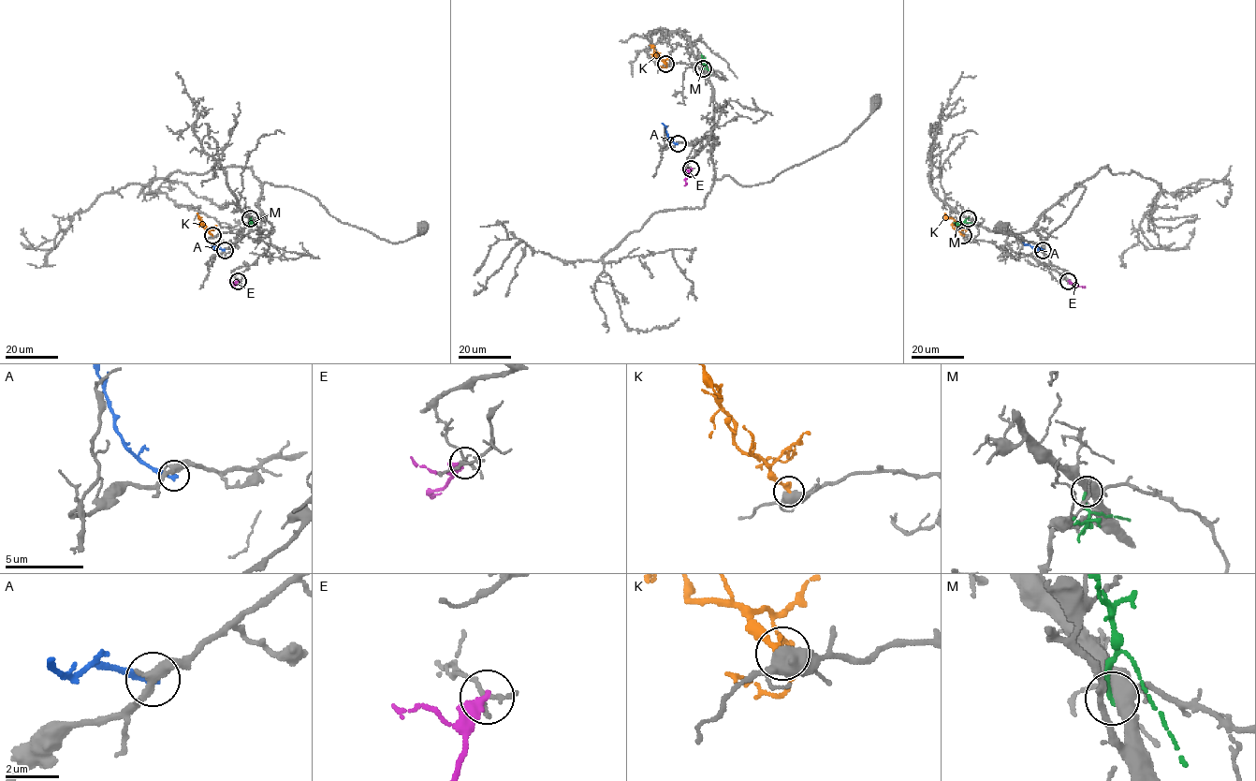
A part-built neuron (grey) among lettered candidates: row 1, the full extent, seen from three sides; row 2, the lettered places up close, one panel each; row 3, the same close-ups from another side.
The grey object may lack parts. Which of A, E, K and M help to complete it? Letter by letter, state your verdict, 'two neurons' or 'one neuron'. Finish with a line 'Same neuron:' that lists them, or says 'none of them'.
A: two neurons
E: two neurons
K: two neurons
M: two neurons
Same neuron: none of them

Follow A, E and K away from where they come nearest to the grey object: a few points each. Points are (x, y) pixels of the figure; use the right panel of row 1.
A: (1044, 250), (1023, 243)
E: (1068, 281), (1085, 287)
K: (963, 235), (957, 224), (944, 213)

